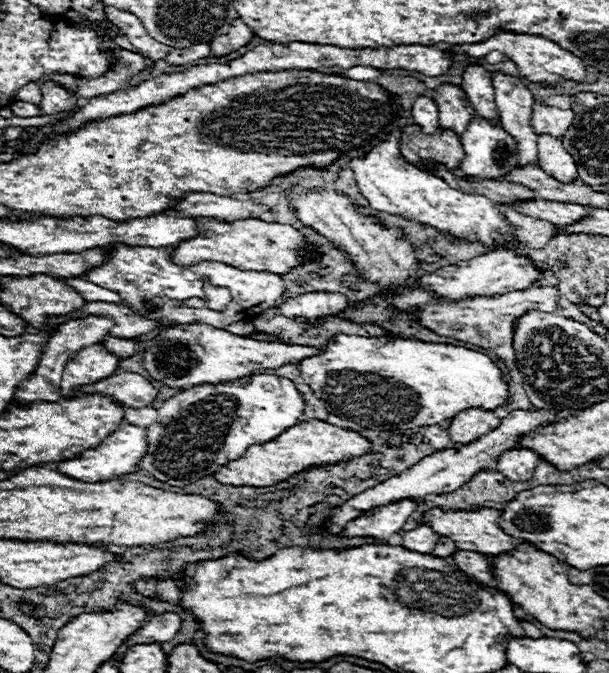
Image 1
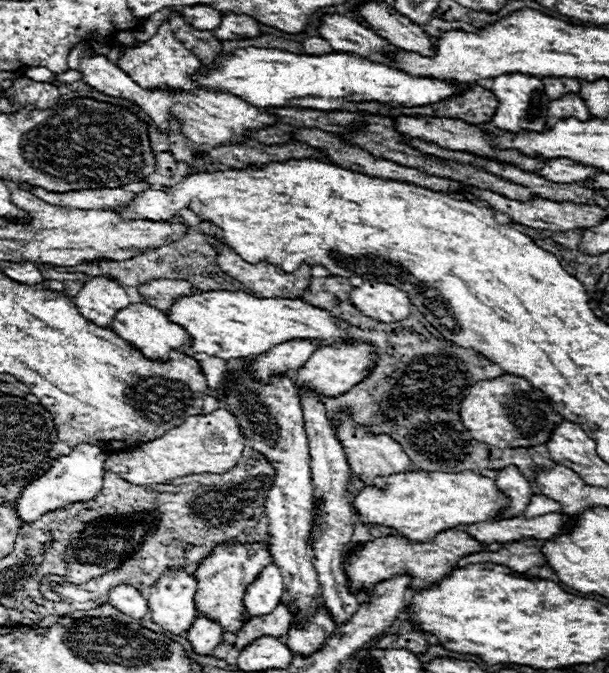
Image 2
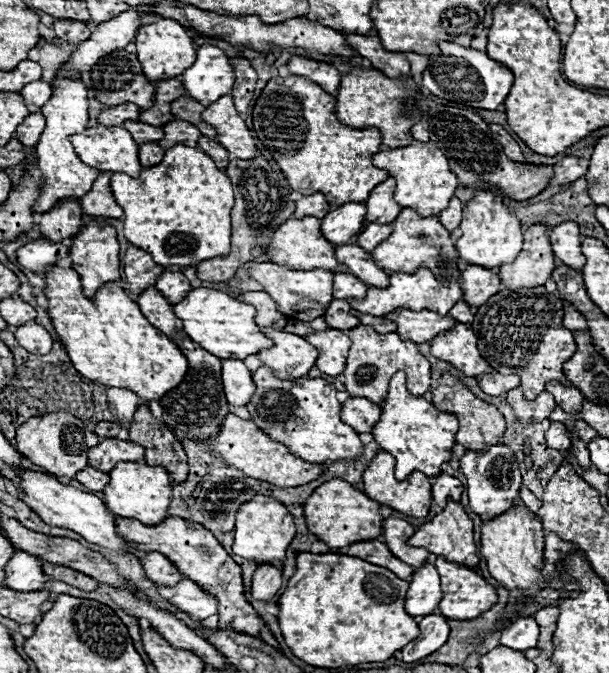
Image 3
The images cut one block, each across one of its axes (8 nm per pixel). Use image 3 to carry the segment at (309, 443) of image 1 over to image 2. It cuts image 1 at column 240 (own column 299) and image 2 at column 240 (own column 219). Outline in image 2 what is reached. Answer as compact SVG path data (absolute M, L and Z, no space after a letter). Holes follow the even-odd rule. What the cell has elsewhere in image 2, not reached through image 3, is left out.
M220 408L210 414L192 416L182 426L172 428L164 436L140 444L134 450L110 454L108 460L104 462L104 470L120 474L120 478L136 486L162 484L166 480L186 476L186 474L202 474L202 472L222 474L238 462L244 446L246 446L246 438L240 434L240 426L236 418L228 410Z

